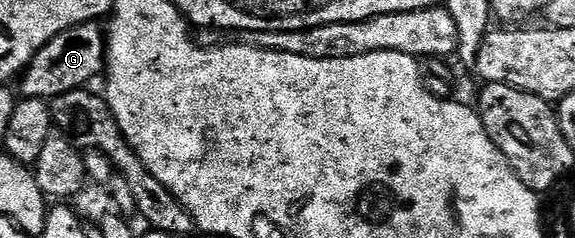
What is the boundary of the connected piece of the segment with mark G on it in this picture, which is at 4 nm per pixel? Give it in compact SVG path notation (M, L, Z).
M85 21L83 25L72 27L60 35L56 35L47 45L27 63L20 74L22 81L22 97L40 99L47 103L60 95L68 95L68 91L85 89L94 76L103 72L106 64L106 35L98 21Z

